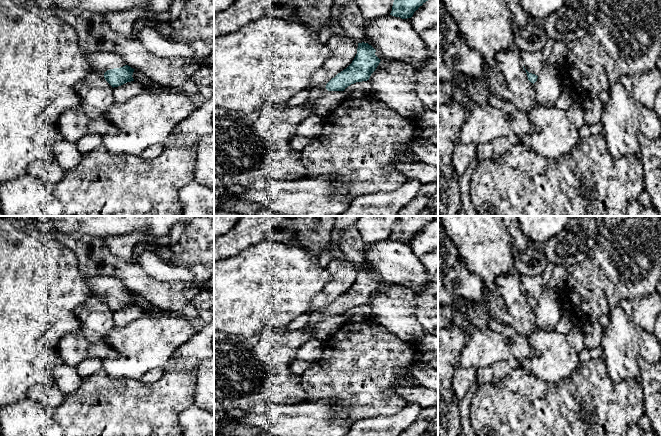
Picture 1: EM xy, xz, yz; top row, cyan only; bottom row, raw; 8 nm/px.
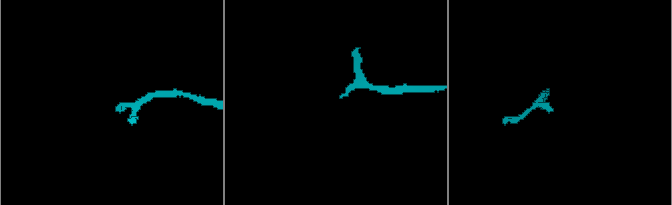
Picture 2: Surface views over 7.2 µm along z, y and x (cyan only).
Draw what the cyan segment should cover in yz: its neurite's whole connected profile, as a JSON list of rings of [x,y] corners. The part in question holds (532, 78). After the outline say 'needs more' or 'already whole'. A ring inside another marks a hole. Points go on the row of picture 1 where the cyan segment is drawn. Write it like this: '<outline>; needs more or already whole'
[[[520,51],[520,55],[528,80],[534,84],[537,81],[538,75],[542,69],[549,64],[548,59],[543,56],[541,51]]]; needs more

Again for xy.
[[[97,52],[88,56],[91,71],[104,74],[105,80],[114,88],[134,81],[135,69],[128,66],[124,58],[112,52]]]; needs more

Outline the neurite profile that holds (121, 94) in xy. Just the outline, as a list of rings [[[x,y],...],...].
[[[131,81],[113,88],[114,104],[125,103],[143,91],[140,84]]]

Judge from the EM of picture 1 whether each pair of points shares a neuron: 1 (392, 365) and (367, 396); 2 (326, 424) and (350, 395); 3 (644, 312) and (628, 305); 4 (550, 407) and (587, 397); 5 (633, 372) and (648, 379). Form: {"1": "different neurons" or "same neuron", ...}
{"1": "same neuron", "2": "different neurons", "3": "same neuron", "4": "same neuron", "5": "different neurons"}

